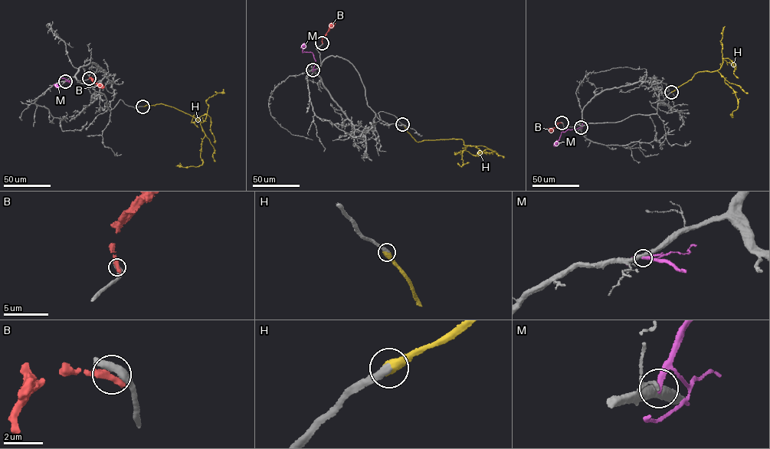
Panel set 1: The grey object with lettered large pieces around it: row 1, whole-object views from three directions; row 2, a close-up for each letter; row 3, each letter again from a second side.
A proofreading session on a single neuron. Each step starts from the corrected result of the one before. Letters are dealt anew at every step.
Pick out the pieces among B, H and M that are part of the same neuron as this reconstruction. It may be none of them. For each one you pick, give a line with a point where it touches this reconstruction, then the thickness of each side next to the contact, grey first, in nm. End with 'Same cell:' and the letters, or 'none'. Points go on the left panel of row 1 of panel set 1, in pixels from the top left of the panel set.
H: (142, 106) | 320/600 nm
Same cell: H

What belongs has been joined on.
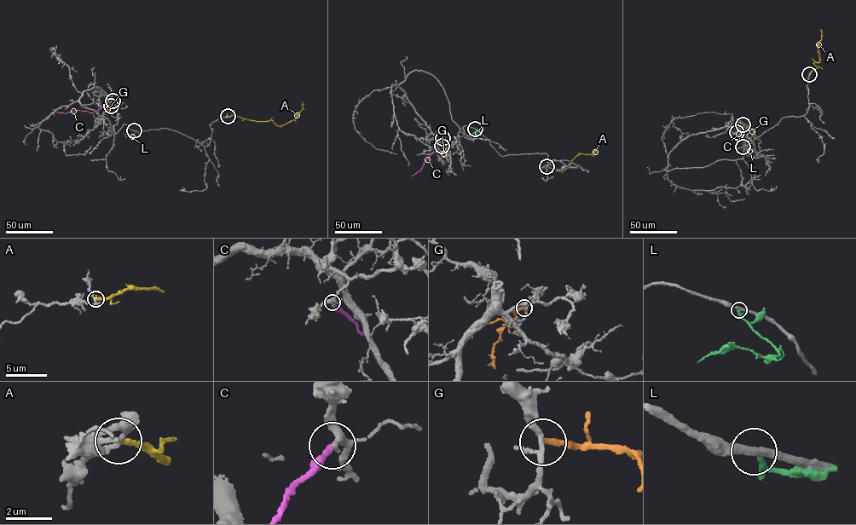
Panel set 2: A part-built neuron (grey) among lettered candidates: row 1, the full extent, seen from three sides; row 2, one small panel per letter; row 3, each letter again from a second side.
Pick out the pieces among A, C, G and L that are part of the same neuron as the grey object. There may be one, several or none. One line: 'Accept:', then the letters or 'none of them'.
Accept: none of them

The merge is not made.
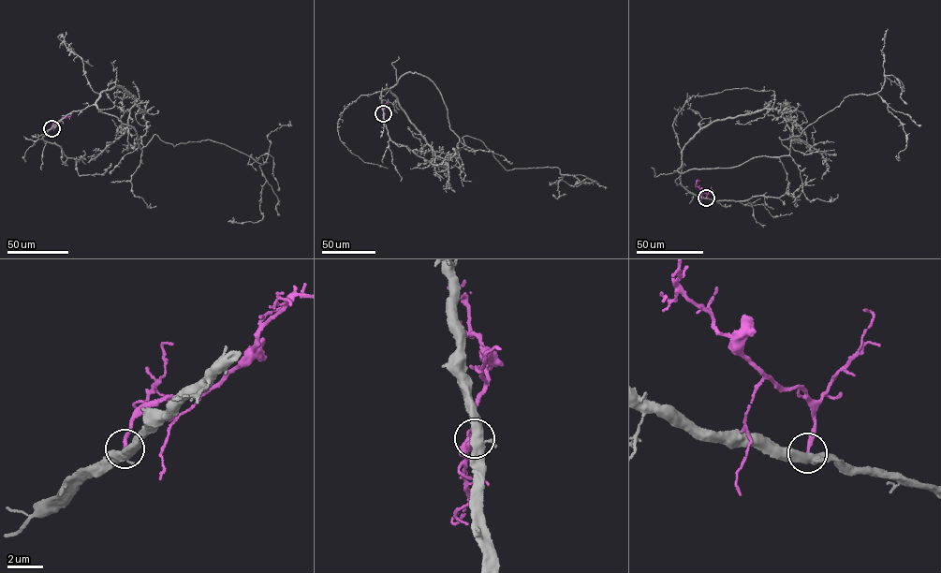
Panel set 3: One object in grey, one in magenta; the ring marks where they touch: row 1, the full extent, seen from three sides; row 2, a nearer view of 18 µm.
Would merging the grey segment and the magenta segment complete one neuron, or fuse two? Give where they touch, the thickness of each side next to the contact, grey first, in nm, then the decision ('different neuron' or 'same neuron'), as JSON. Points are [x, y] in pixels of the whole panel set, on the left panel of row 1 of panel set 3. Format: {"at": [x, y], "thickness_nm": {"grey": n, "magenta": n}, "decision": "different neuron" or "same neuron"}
{"at": [51, 128], "thickness_nm": {"grey": 440, "magenta": 190}, "decision": "different neuron"}

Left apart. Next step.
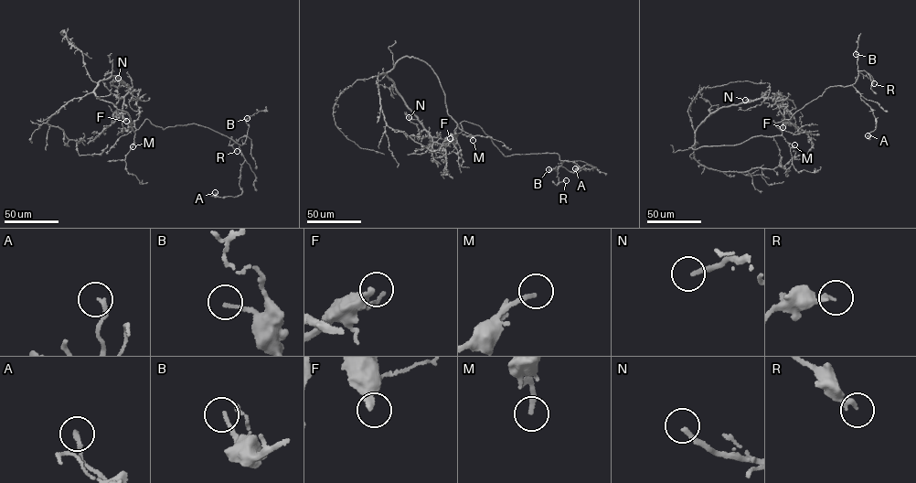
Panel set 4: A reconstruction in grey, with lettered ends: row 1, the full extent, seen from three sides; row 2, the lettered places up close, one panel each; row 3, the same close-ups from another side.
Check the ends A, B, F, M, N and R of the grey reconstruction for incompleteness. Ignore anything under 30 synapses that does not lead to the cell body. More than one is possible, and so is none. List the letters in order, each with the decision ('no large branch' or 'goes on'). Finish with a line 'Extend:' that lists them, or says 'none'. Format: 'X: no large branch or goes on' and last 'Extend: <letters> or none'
A: no large branch
B: no large branch
F: goes on
M: goes on
N: goes on
R: no large branch
Extend: F, M, N

